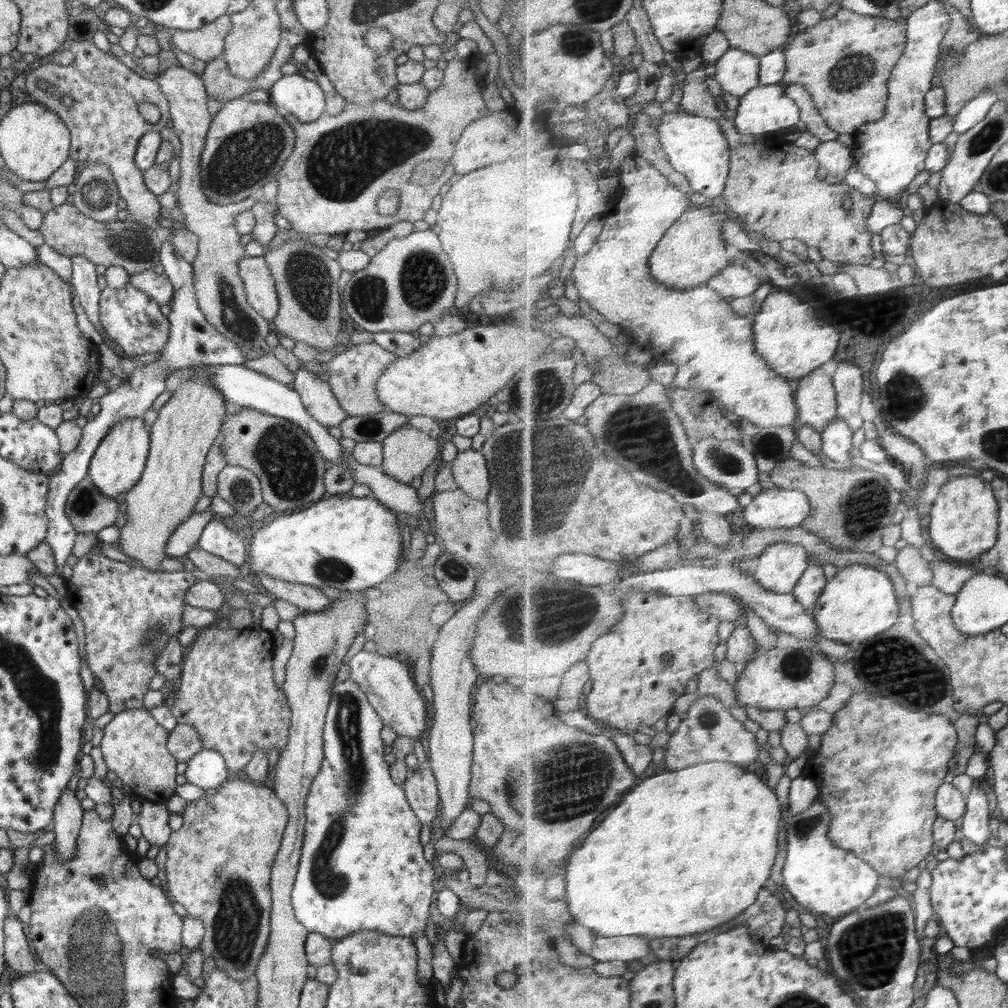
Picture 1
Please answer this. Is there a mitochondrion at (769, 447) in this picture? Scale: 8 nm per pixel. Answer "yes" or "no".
yes

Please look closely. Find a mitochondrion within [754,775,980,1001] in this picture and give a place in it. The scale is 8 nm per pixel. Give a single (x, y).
(870, 951)

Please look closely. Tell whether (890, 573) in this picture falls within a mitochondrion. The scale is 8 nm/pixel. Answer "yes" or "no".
no

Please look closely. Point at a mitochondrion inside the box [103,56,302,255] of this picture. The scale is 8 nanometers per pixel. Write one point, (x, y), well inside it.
(247, 156)

